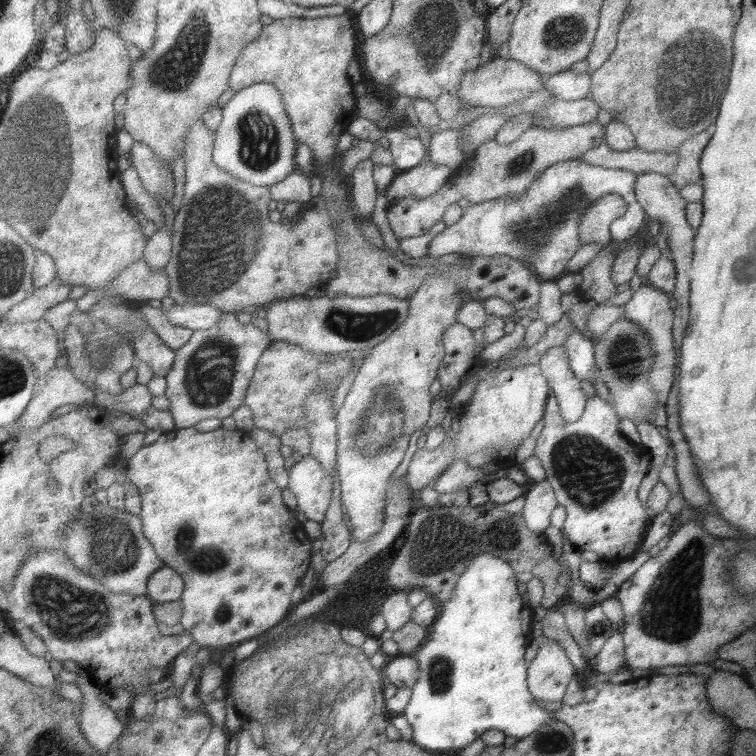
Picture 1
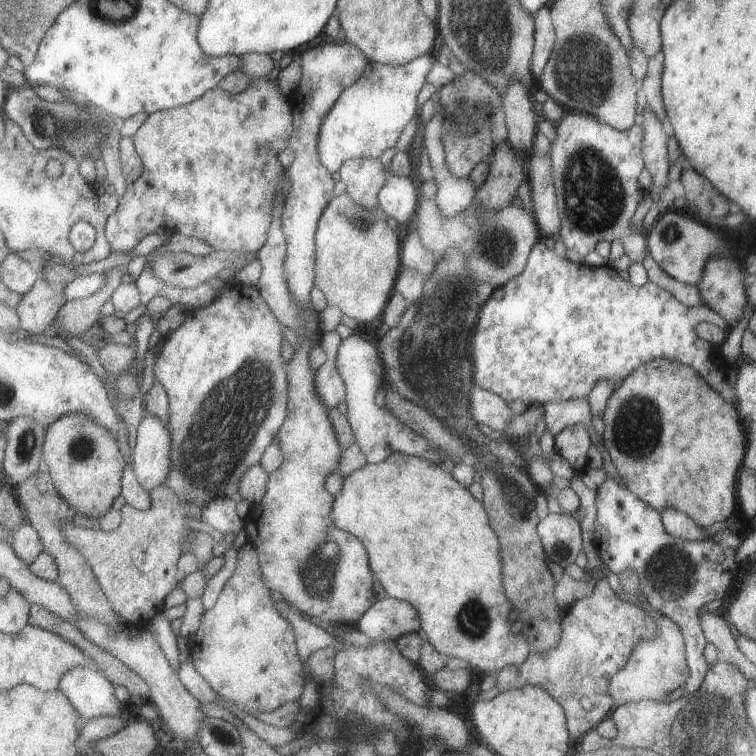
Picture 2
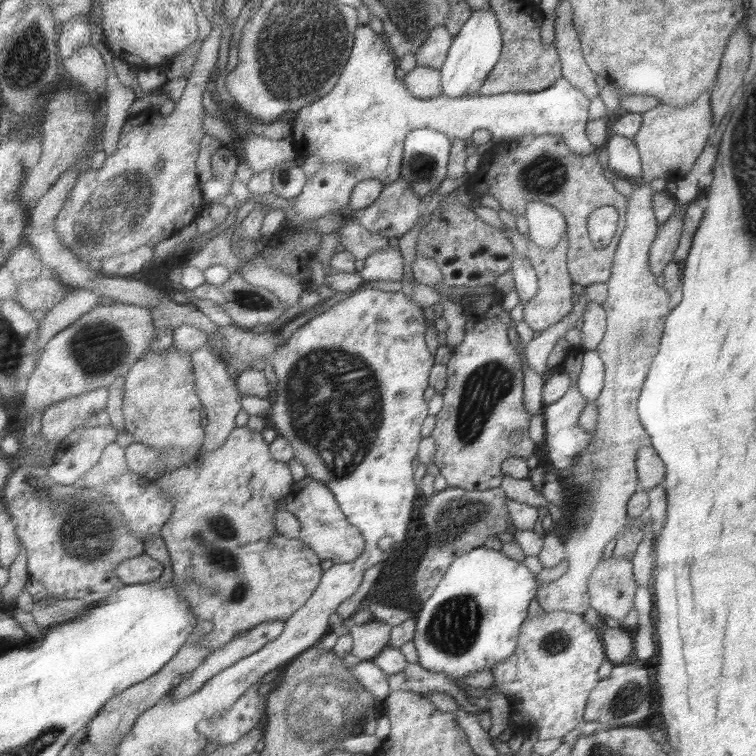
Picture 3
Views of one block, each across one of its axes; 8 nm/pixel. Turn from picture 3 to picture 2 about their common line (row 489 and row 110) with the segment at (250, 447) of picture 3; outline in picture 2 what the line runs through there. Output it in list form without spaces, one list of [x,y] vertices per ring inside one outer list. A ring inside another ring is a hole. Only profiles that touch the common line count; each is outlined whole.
[[[253,78],[251,86],[241,92],[241,94],[231,94],[231,92],[225,92],[223,88],[217,88],[217,90],[211,90],[207,92],[205,96],[201,96],[199,100],[195,100],[193,104],[189,106],[183,106],[183,108],[175,108],[175,110],[163,110],[163,112],[157,112],[157,114],[151,114],[145,124],[137,130],[137,134],[133,136],[135,140],[135,146],[137,146],[137,152],[141,154],[143,162],[145,162],[145,172],[143,176],[129,184],[127,186],[127,192],[121,196],[119,200],[119,206],[117,210],[109,216],[109,226],[107,226],[107,236],[113,244],[113,252],[115,254],[131,254],[135,250],[135,246],[149,234],[157,232],[159,226],[165,226],[169,228],[171,232],[177,232],[177,234],[185,234],[189,238],[201,238],[209,244],[215,246],[215,252],[239,252],[239,254],[259,254],[263,250],[263,246],[269,242],[269,236],[271,236],[271,226],[273,226],[273,216],[275,216],[275,202],[277,202],[277,188],[279,188],[279,182],[283,180],[285,176],[285,168],[281,166],[279,162],[279,152],[289,148],[291,150],[291,136],[295,134],[295,108],[293,104],[289,102],[289,96],[283,94],[281,90],[281,84],[279,80],[271,82],[269,78]]]

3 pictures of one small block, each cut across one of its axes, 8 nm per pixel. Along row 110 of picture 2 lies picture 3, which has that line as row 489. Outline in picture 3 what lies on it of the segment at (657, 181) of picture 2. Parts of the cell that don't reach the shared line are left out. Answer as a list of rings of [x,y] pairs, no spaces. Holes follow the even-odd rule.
[[[643,446],[637,452],[635,462],[637,462],[637,478],[639,478],[639,484],[641,484],[641,490],[645,490],[645,492],[657,488],[663,482],[663,478],[667,476],[665,464],[657,456],[653,446]]]

